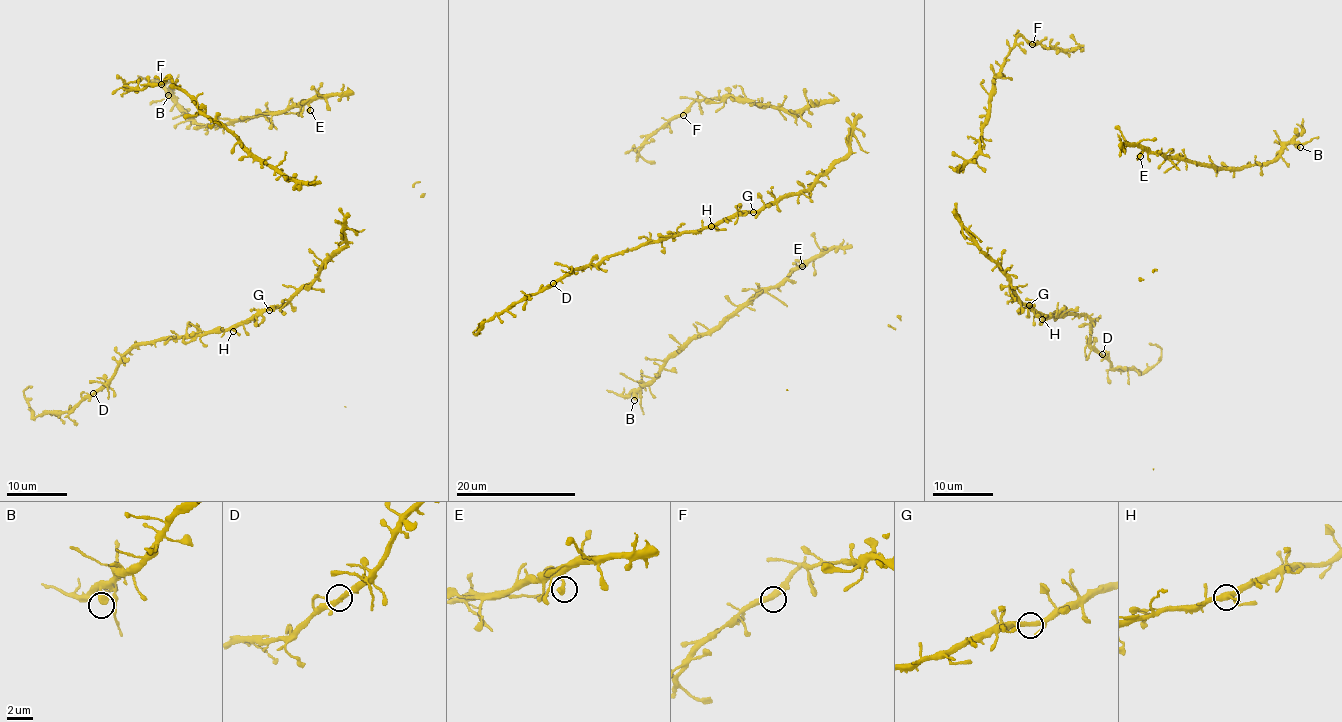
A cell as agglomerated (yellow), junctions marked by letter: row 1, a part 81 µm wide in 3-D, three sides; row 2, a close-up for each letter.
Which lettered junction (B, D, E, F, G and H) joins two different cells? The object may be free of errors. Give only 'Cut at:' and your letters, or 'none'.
Cut at: none

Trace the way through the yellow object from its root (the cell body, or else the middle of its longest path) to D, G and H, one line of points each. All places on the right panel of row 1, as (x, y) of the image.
D: (956, 210), (960, 226), (1001, 269), (1016, 298), (1046, 316), (1084, 314), (1090, 323), (1090, 345), (1101, 354)
G: (956, 210), (957, 220), (980, 252), (1001, 269), (1016, 298), (1029, 305)
H: (956, 210), (960, 226), (980, 252), (1001, 269), (1016, 298), (1029, 303), (1042, 319)

